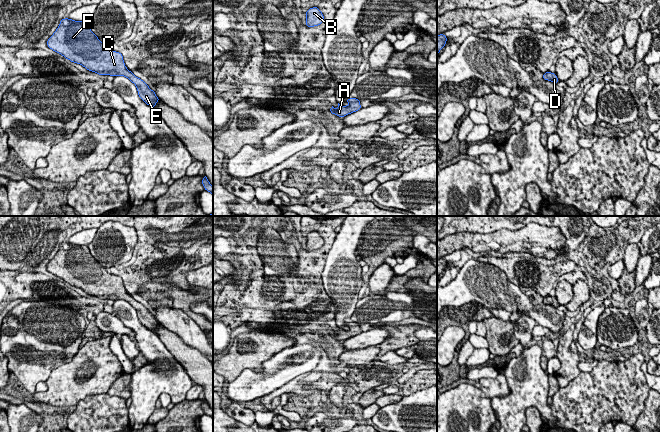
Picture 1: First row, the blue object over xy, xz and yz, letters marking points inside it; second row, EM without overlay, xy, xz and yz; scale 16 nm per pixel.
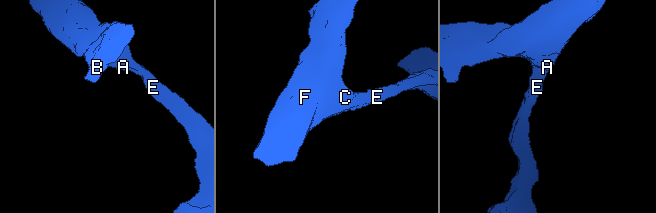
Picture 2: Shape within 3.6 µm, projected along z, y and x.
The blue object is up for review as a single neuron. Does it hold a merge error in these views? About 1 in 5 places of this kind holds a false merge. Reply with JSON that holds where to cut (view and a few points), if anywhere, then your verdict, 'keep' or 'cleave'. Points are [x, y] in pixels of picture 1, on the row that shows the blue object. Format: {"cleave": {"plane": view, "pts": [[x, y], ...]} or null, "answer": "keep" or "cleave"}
{"cleave": null, "answer": "keep"}

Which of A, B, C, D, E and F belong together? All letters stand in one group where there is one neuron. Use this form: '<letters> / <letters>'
A B C D E F

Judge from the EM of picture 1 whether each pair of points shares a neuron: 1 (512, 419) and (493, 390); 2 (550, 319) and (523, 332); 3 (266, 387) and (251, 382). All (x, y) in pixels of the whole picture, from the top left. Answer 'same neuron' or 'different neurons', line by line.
1: different neurons
2: different neurons
3: same neuron

